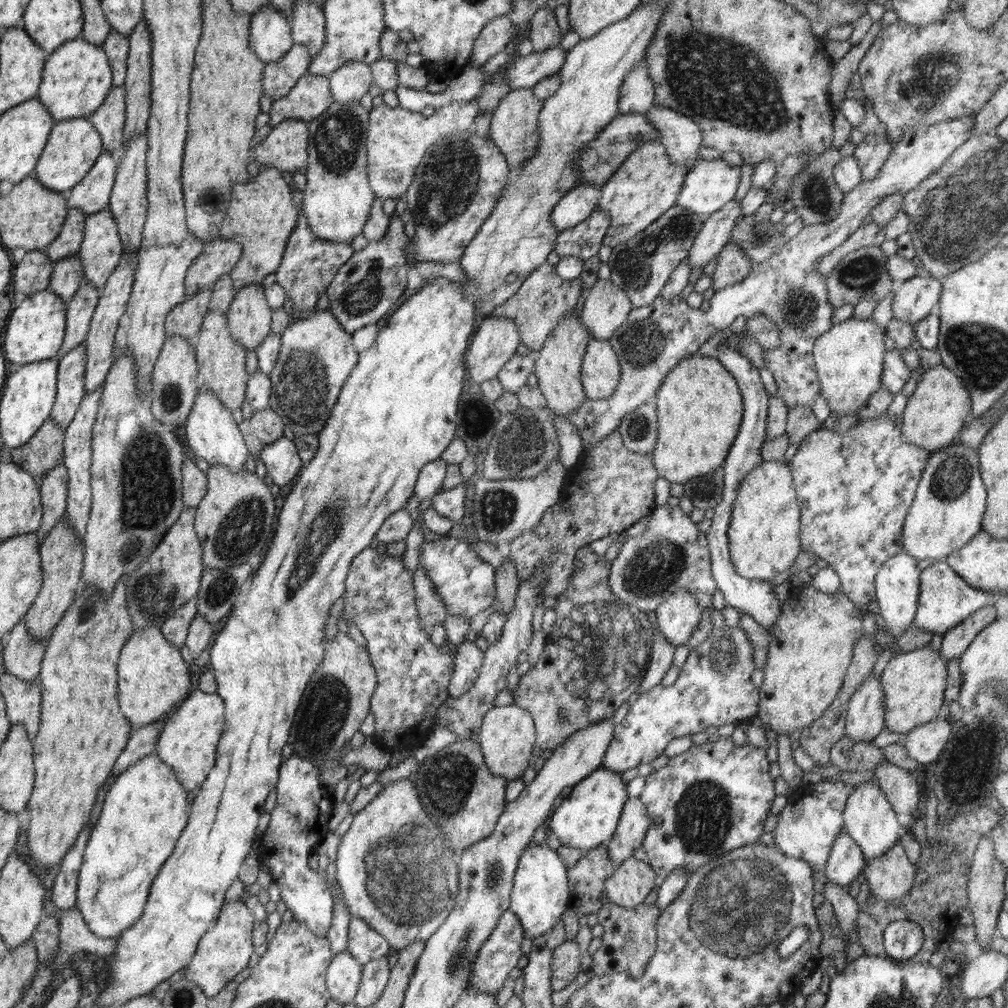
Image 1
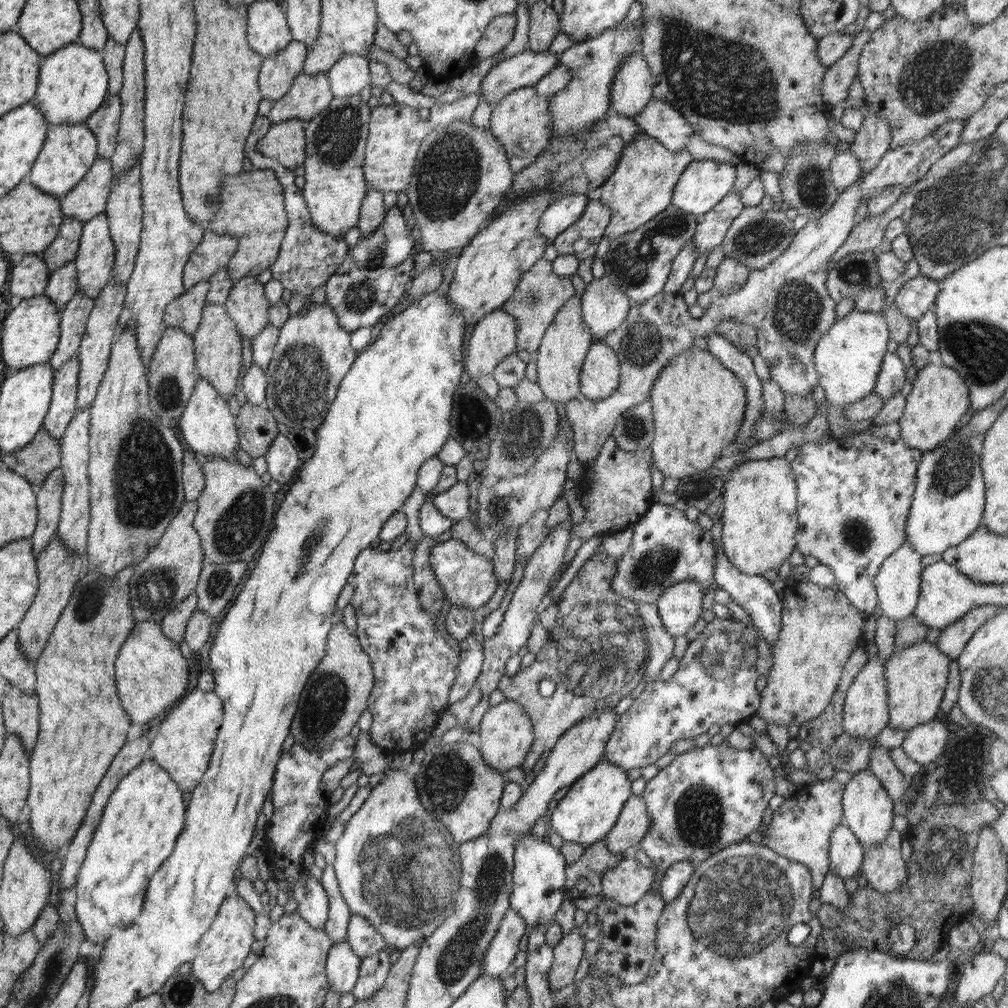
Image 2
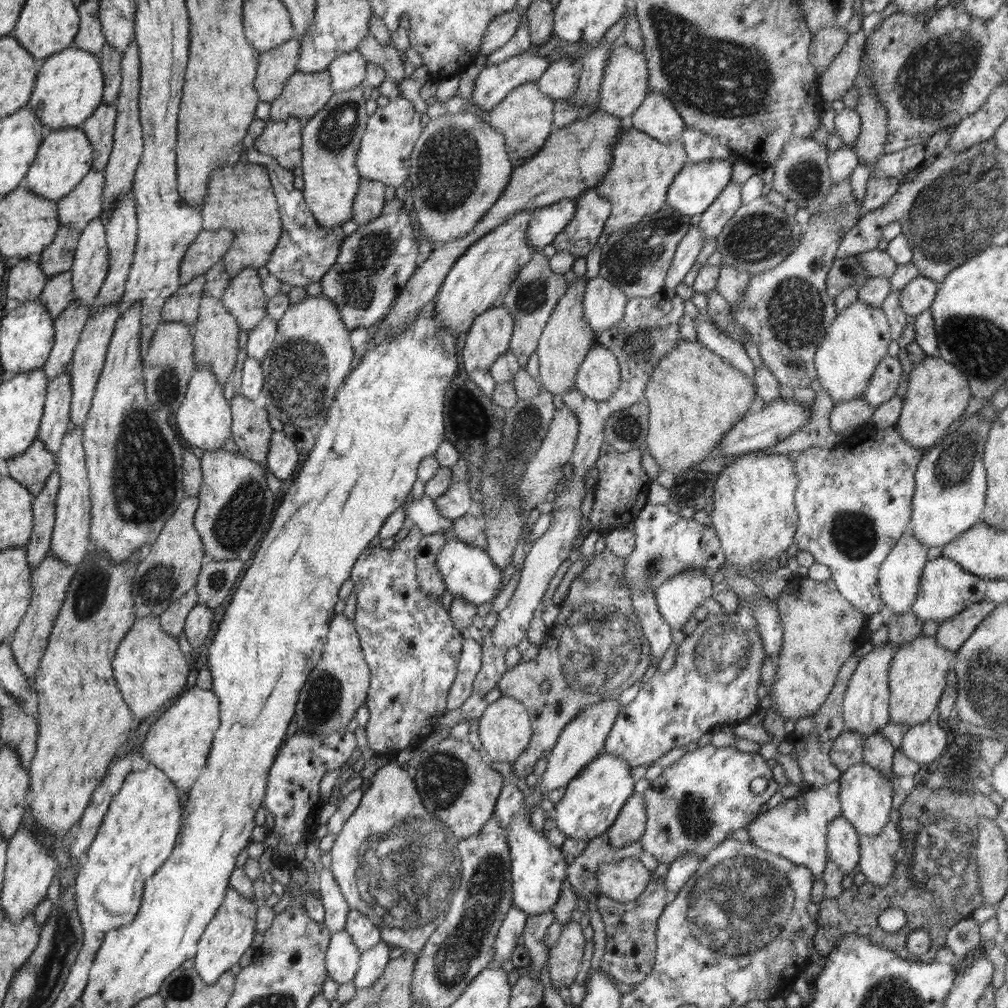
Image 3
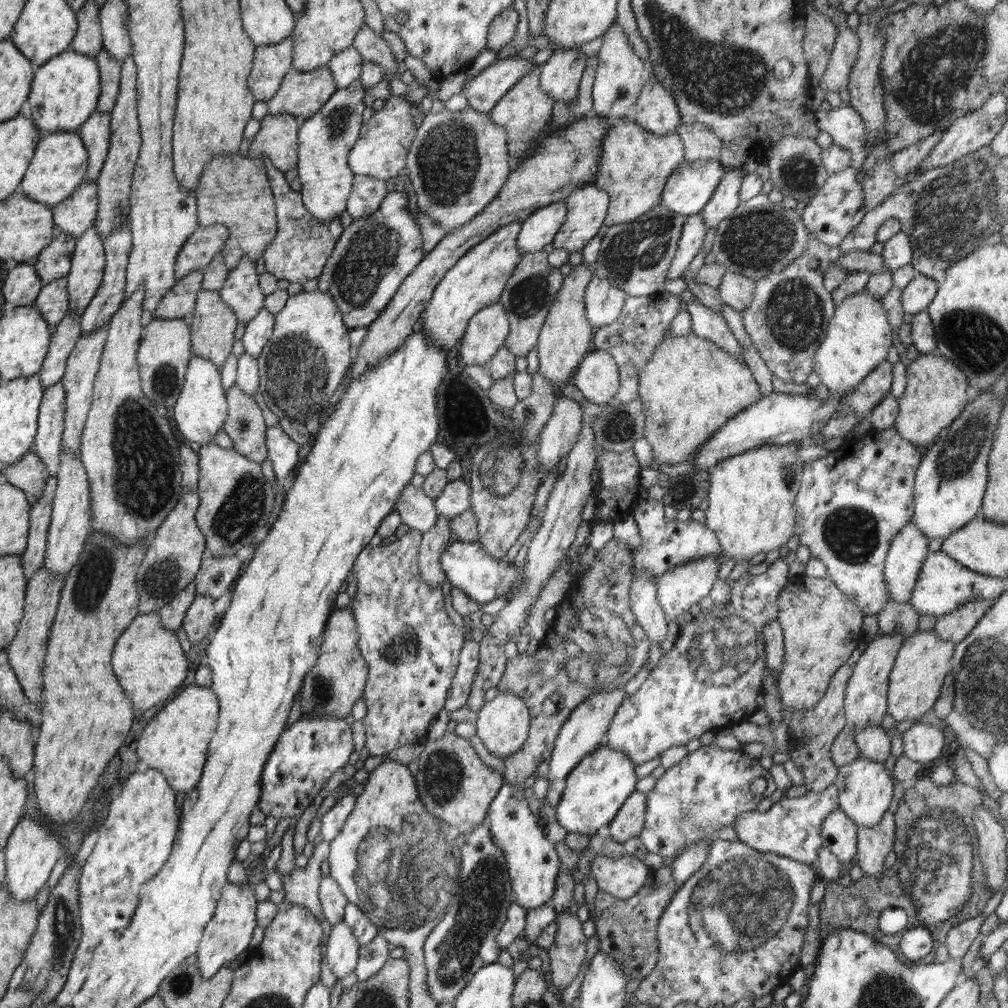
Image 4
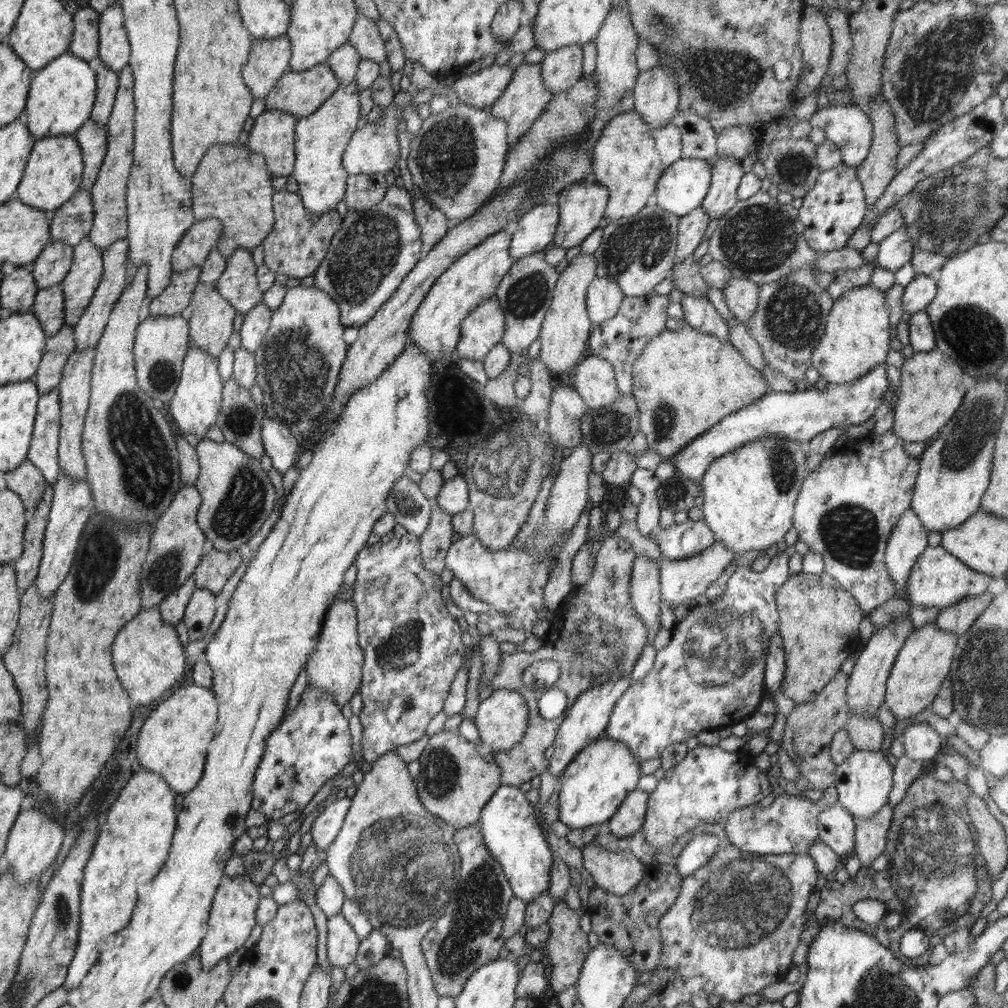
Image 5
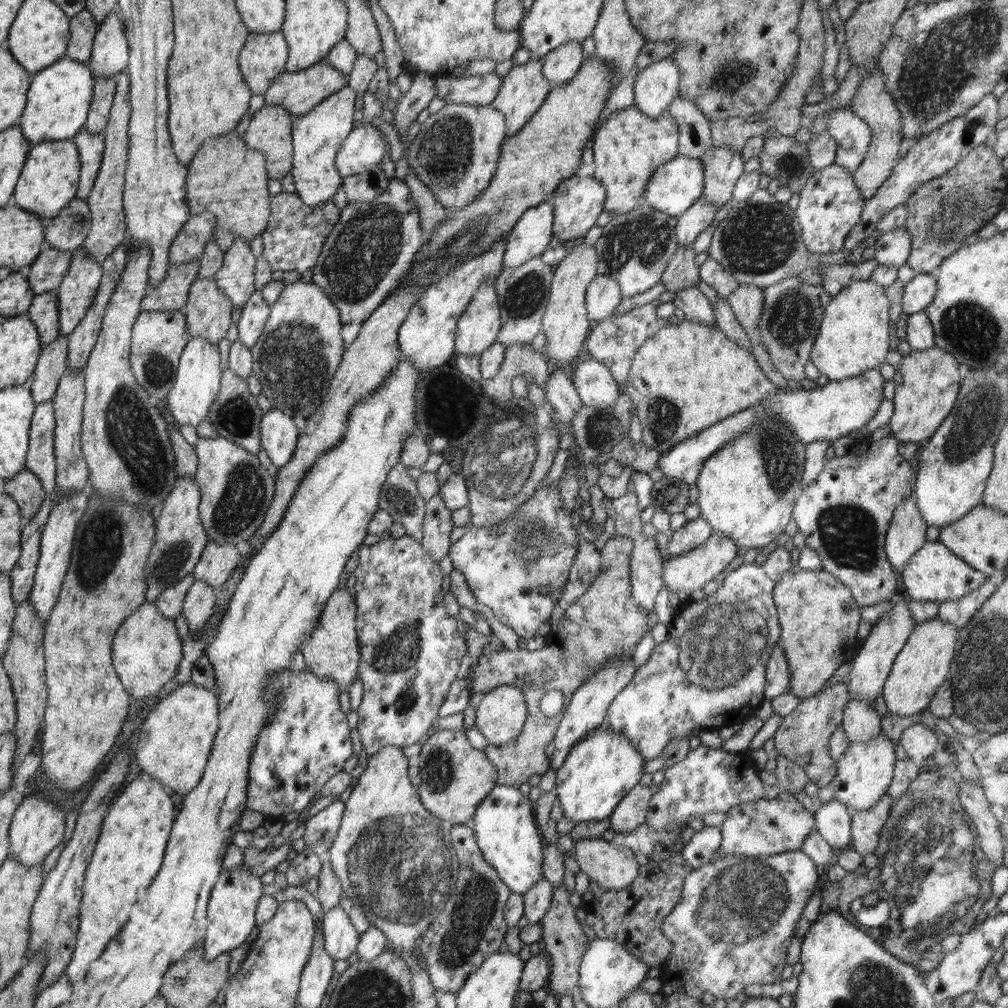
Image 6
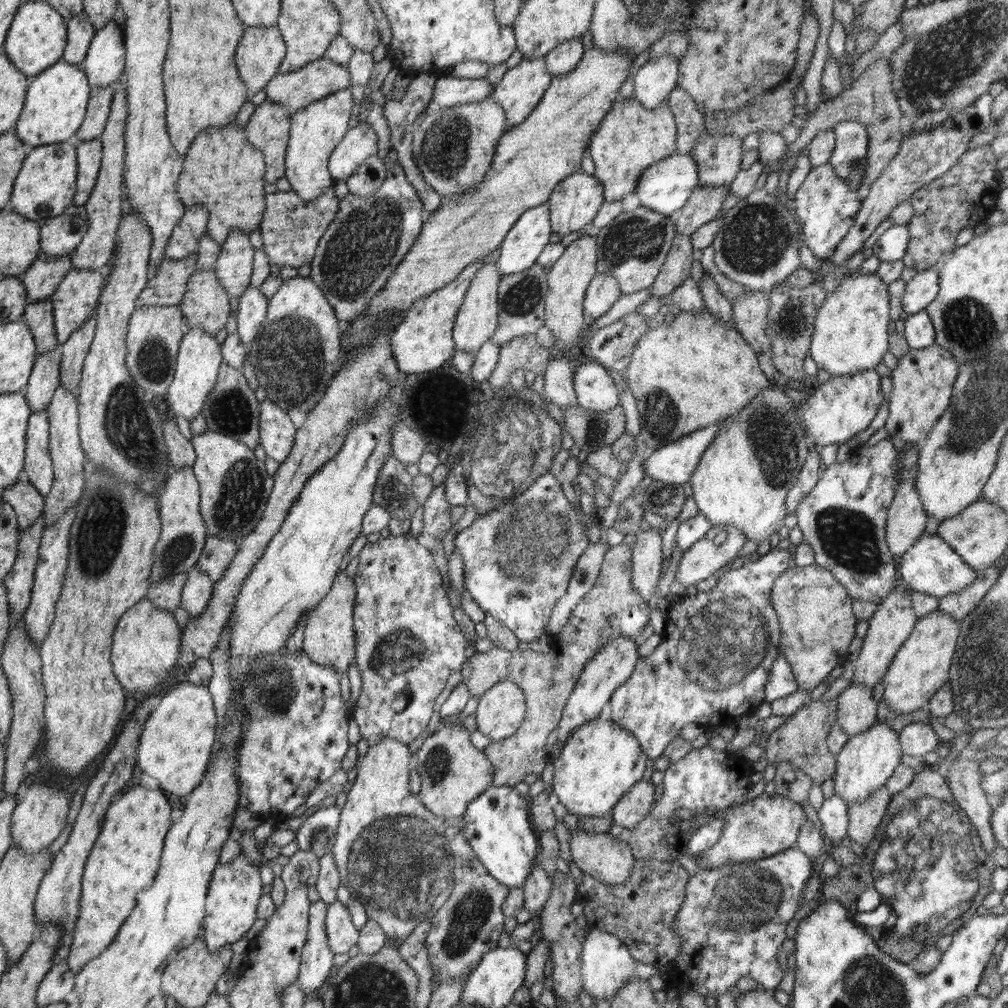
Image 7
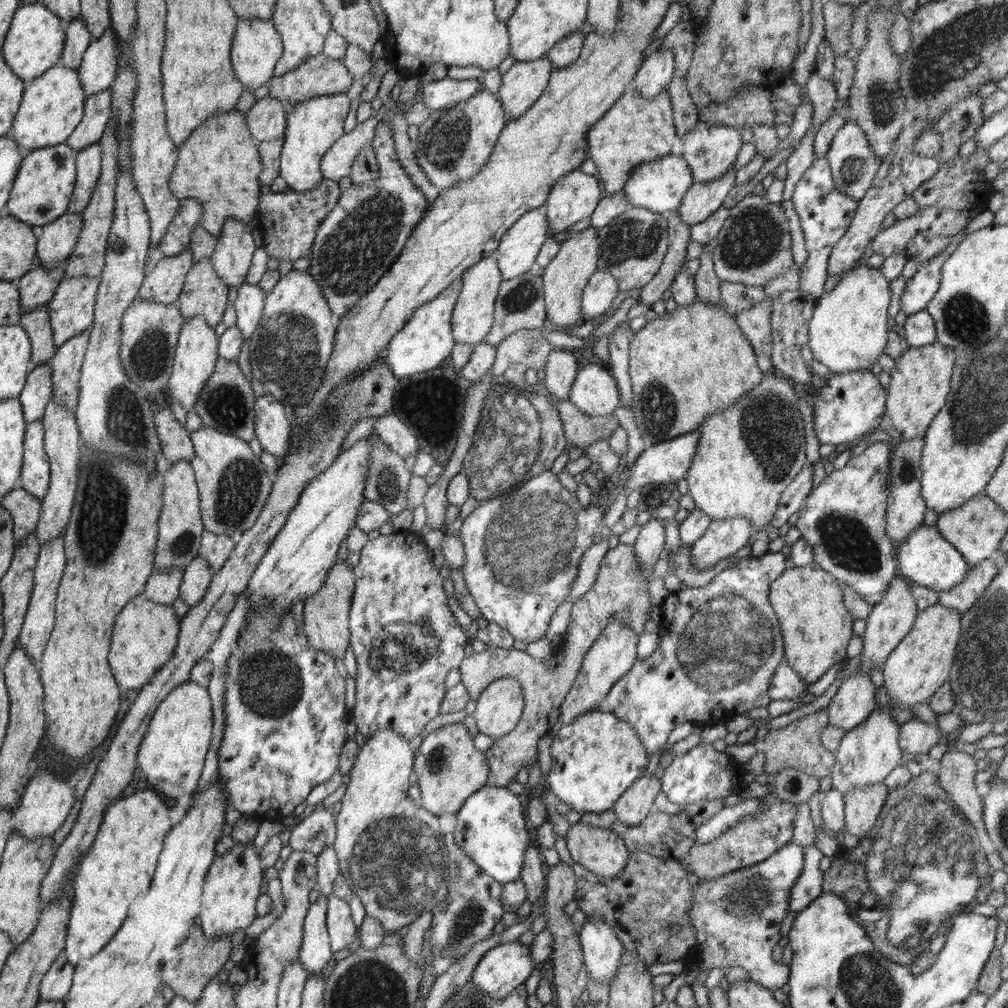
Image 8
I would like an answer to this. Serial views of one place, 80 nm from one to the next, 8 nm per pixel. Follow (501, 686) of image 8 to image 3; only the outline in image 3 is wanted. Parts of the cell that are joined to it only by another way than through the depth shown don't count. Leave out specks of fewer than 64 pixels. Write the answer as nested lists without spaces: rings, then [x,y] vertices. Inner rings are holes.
[[[502,695],[486,707],[477,723],[479,738],[482,741],[481,752],[491,764],[496,762],[512,764],[520,754],[526,752],[526,748],[530,744],[532,729],[529,713],[526,707],[515,698]]]

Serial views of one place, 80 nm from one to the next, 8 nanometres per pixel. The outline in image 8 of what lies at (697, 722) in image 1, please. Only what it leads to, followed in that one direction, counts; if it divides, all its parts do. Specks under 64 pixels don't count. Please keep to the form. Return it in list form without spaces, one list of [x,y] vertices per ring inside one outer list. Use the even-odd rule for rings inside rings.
[[[767,552],[759,557],[747,557],[741,560],[733,561],[722,572],[719,572],[708,585],[703,587],[688,587],[686,590],[678,590],[673,593],[671,600],[663,604],[660,608],[662,610],[662,618],[659,623],[659,644],[654,652],[644,658],[644,660],[637,659],[636,662],[630,667],[627,674],[623,674],[622,678],[619,678],[614,686],[610,687],[610,692],[606,695],[606,698],[600,703],[599,709],[601,711],[610,711],[614,713],[619,719],[625,720],[630,723],[630,726],[634,727],[640,742],[644,744],[646,753],[651,756],[652,754],[661,751],[666,746],[668,735],[678,724],[683,722],[697,723],[708,722],[711,724],[725,724],[729,720],[732,720],[733,716],[737,714],[743,714],[746,711],[750,711],[753,708],[768,707],[771,702],[770,695],[768,694],[769,683],[772,680],[775,670],[779,667],[779,664],[785,660],[785,650],[783,647],[783,636],[781,635],[781,628],[773,607],[769,600],[769,588],[771,582],[777,579],[782,571],[786,568],[786,556],[782,553],[770,553]]]

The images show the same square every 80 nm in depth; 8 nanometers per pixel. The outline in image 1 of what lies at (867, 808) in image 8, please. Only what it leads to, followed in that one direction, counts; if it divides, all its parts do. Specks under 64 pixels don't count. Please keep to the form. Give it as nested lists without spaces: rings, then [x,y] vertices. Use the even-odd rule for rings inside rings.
[[[896,841],[886,854],[867,862],[862,878],[868,881],[869,890],[875,897],[897,901],[908,896],[914,885],[914,866],[906,857],[900,841]]]

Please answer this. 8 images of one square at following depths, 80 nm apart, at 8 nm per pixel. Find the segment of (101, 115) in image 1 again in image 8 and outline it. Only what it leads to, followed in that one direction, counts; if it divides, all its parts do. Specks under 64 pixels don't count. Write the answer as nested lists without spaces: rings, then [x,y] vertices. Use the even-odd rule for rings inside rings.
[[[98,142],[77,151],[77,179],[67,212],[82,212],[90,202],[101,175],[101,148]]]

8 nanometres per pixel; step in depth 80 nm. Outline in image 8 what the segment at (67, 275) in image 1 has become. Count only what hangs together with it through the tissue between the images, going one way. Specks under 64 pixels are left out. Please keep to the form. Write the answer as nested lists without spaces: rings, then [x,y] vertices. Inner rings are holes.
[[[43,304],[21,315],[19,325],[26,331],[31,342],[31,369],[49,362],[57,351],[49,319],[49,308]]]

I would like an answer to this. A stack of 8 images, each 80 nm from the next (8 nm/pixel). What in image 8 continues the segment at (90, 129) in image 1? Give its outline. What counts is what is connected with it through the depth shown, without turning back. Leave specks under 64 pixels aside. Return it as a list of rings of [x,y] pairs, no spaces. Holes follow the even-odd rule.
[[[67,143],[31,150],[19,166],[5,213],[32,227],[43,227],[66,213],[77,179],[76,157]]]

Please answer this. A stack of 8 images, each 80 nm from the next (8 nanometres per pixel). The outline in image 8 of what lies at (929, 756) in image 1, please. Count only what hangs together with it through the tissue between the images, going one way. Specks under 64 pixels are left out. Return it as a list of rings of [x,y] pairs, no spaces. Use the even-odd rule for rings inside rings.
[[[910,719],[899,727],[899,746],[904,755],[927,754],[939,740],[937,727],[919,719]]]

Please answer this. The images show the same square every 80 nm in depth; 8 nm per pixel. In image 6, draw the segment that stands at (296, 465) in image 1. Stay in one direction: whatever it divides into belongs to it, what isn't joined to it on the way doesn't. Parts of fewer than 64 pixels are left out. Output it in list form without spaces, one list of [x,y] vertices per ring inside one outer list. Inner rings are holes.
[[[272,408],[263,413],[260,423],[261,445],[278,469],[292,460],[298,435],[293,418],[281,410]]]

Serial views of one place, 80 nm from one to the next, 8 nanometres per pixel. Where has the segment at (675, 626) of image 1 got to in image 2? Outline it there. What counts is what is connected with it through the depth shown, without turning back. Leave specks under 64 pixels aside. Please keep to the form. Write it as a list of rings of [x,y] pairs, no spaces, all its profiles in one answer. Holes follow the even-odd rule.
[[[682,581],[666,587],[655,604],[665,631],[674,638],[684,636],[700,618],[704,598],[703,586],[698,581]]]

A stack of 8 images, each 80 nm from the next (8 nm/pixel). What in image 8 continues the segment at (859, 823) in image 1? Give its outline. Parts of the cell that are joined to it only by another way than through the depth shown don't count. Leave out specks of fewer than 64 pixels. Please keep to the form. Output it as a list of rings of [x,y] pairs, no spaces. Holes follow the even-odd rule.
[[[877,704],[864,722],[858,723],[852,730],[845,731],[838,751],[834,754],[836,762],[830,774],[831,788],[844,795],[857,786],[882,783],[904,756],[899,746],[899,727],[890,715],[890,710],[880,708]]]

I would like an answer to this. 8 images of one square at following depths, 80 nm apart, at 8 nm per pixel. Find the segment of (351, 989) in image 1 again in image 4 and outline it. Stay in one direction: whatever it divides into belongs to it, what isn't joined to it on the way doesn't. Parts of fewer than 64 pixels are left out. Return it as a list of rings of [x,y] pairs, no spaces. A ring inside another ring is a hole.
[[[344,921],[331,925],[325,948],[325,960],[328,961],[332,974],[342,980],[355,972],[358,958],[359,944],[352,930],[344,924]]]

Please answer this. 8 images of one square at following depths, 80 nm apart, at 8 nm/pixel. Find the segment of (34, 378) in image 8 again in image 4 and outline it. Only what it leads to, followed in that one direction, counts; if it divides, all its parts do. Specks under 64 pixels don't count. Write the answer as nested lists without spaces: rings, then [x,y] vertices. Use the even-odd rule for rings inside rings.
[[[68,312],[55,327],[56,330],[51,333],[48,352],[41,369],[37,372],[44,389],[61,382],[67,358],[81,337],[81,315]]]

